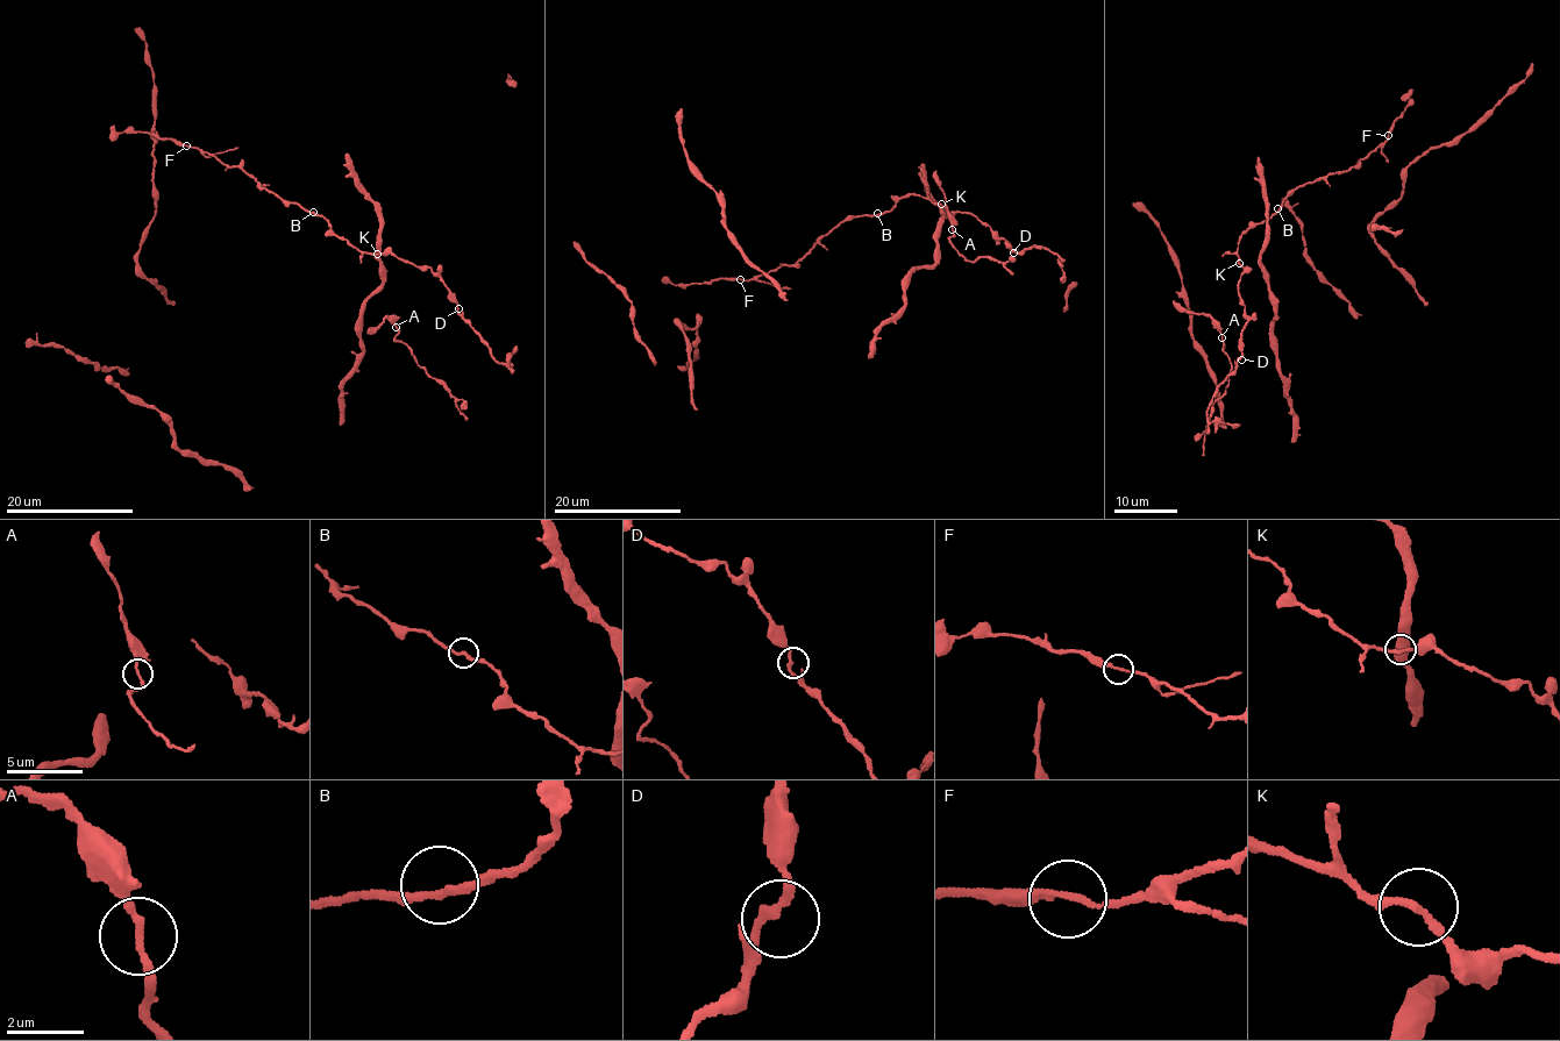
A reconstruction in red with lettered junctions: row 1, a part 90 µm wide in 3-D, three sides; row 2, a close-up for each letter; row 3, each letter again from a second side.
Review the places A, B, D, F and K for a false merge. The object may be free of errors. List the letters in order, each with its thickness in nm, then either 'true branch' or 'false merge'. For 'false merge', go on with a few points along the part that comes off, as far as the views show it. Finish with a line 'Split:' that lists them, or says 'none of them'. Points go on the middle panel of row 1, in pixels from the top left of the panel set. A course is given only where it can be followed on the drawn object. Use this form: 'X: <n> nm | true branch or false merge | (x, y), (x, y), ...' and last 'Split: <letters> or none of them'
A: 180 nm | true branch
B: 200 nm | true branch
D: 200 nm | true branch
F: 190 nm | true branch
K: 200 nm | true branch
Split: none of them

